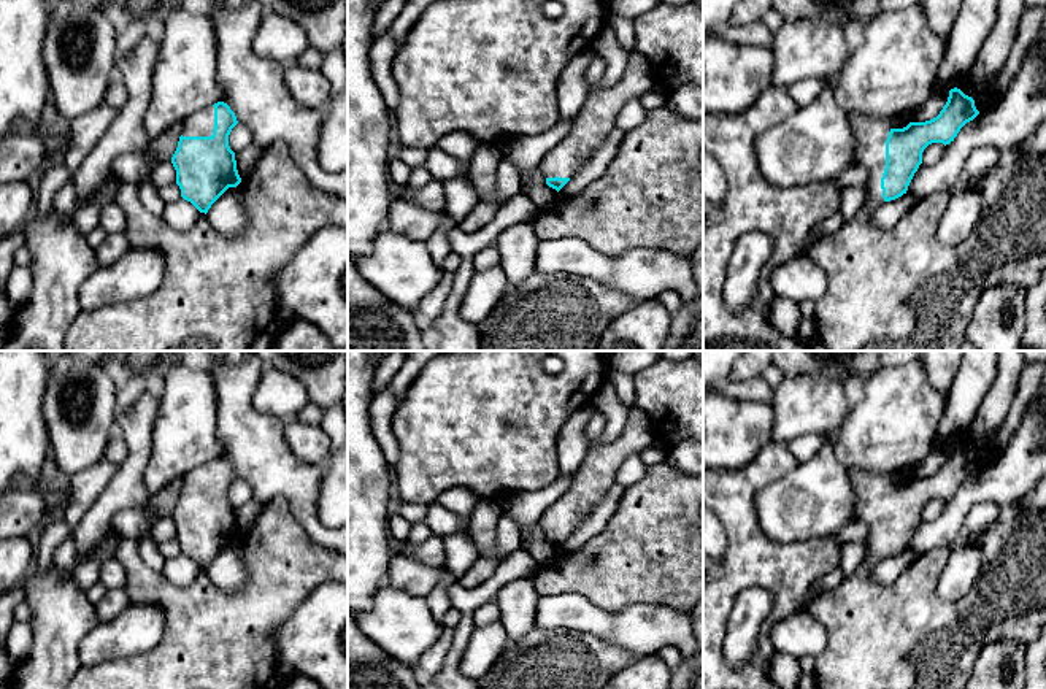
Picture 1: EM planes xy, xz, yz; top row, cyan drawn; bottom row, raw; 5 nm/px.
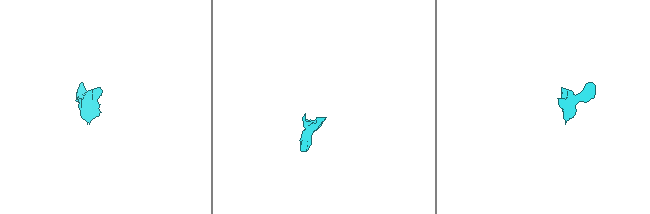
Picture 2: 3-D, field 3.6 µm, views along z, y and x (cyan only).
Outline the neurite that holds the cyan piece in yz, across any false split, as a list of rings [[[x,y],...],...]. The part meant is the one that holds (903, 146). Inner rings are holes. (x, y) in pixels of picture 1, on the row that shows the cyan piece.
[[[957,87],[949,90],[948,102],[936,117],[909,122],[903,129],[897,127],[898,117],[871,119],[859,113],[848,114],[856,141],[854,165],[867,168],[867,202],[836,233],[816,241],[808,252],[829,278],[827,292],[814,302],[813,318],[817,338],[829,351],[959,351],[976,298],[984,291],[1003,283],[1029,289],[1046,270],[1046,152],[1025,159],[1006,156],[986,173],[981,214],[970,237],[956,248],[946,248],[936,240],[936,227],[946,205],[943,192],[917,200],[889,230],[873,224],[873,213],[883,202],[906,194],[922,164],[924,149],[932,143],[949,144],[978,114],[975,100]]]

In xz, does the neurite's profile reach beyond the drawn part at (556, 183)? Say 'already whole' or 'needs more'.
needs more

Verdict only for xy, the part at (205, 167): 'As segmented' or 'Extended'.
Extended

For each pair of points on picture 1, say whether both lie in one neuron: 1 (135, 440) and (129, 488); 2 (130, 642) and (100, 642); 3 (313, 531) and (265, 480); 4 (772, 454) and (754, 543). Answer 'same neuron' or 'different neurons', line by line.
1: same neuron
2: same neuron
3: same neuron
4: same neuron

